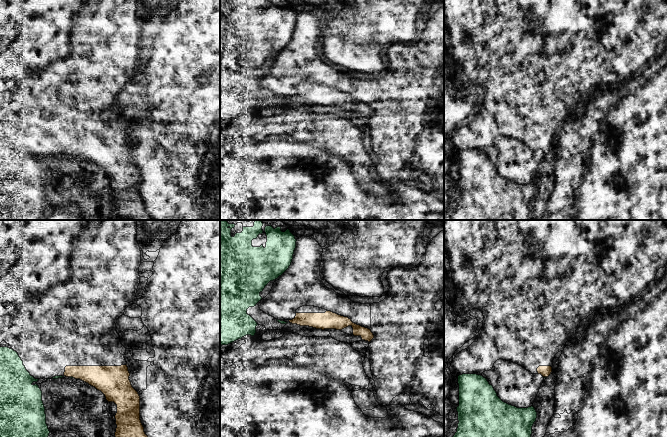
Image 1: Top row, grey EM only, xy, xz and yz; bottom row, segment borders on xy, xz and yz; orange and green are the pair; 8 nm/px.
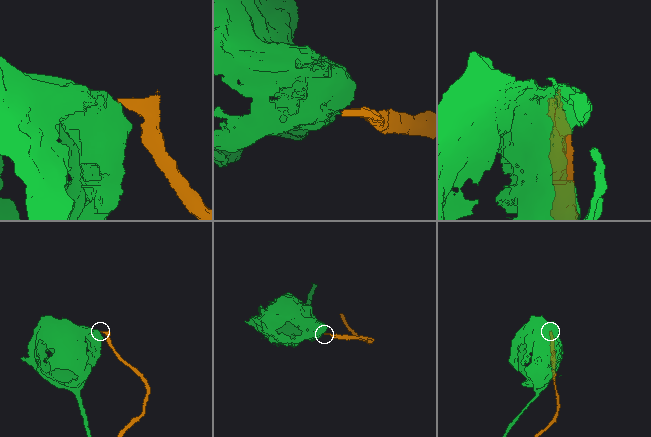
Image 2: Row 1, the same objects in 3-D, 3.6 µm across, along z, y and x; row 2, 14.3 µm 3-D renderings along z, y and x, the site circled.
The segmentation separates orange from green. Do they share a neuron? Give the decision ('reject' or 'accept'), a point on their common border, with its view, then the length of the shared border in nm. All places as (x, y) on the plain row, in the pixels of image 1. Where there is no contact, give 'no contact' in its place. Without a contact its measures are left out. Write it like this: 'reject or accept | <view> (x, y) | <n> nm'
reject | xy (72, 152) | 30 nm

